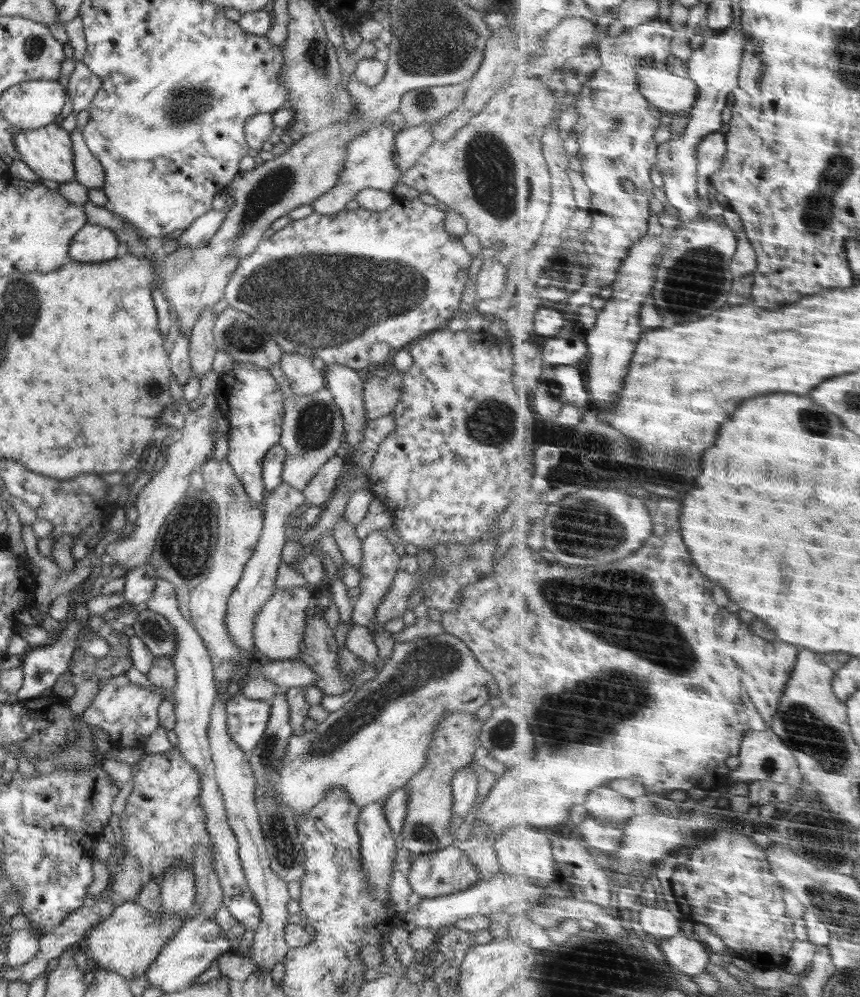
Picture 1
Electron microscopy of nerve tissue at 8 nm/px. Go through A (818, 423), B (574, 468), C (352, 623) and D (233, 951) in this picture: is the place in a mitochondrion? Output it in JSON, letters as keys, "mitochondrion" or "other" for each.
{"A":"mitochondrion","B":"mitochondrion","C":"other","D":"other"}

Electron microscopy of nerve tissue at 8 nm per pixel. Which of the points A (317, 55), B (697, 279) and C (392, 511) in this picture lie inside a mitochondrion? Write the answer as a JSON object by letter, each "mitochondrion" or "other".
{"A":"mitochondrion","B":"mitochondrion","C":"other"}

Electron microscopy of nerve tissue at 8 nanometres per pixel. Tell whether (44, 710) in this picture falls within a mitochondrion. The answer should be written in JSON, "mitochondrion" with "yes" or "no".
{"mitochondrion":"no"}

